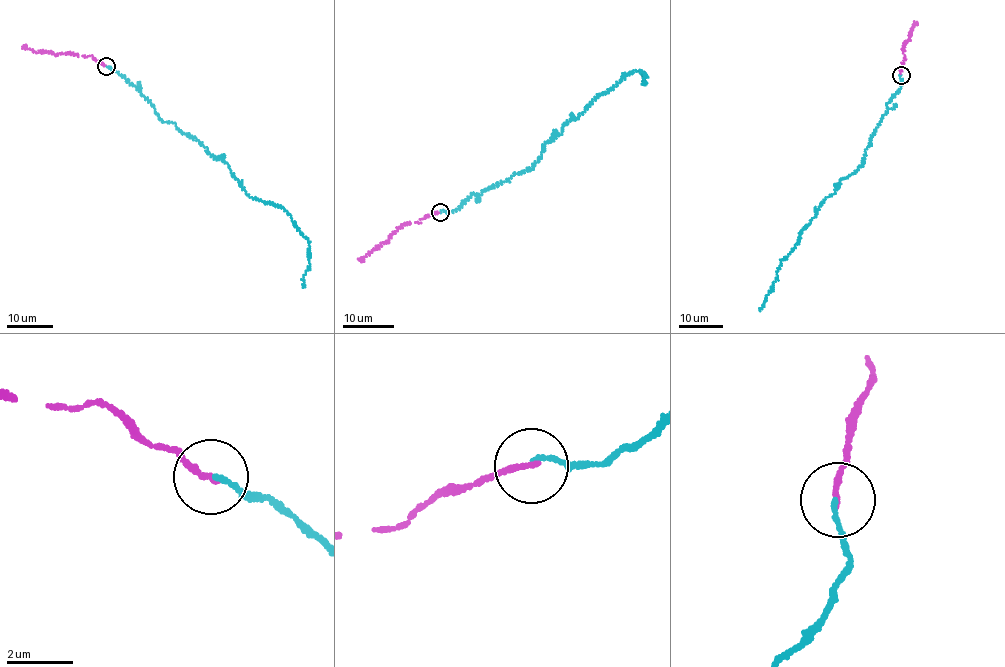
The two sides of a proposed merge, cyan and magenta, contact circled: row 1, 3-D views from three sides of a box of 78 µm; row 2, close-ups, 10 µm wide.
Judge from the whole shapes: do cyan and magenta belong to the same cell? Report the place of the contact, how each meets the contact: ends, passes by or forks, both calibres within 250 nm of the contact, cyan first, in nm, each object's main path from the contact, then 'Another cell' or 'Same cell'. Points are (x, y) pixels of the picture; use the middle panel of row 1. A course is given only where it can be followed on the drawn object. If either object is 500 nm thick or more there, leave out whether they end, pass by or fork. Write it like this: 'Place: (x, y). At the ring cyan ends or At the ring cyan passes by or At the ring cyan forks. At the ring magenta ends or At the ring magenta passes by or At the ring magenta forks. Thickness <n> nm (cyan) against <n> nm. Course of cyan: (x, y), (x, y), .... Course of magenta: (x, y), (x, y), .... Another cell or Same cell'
Place: (440, 212). At the ring cyan ends. At the ring magenta ends. Thickness 150 nm (cyan) against 180 nm. Course of cyan: (440, 212), (531, 168), (542, 144), (622, 75), (642, 71), (644, 83). Course of magenta: (440, 212), (418, 222), (404, 224), (359, 260). Same cell

